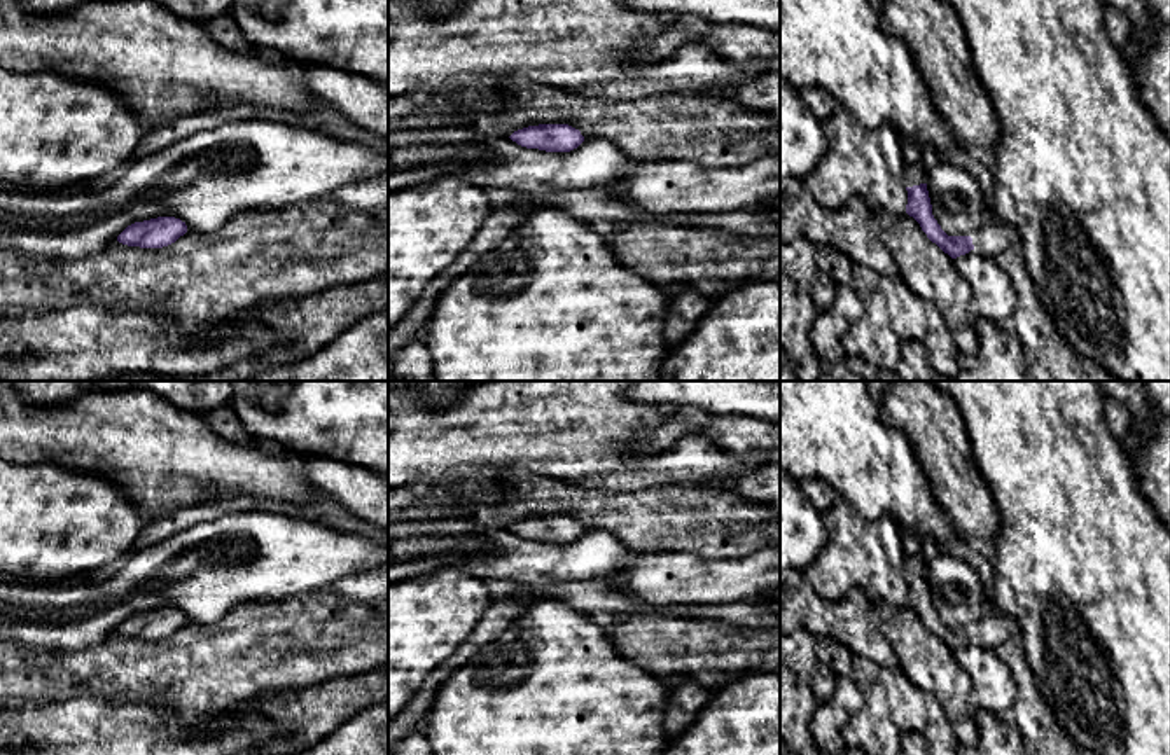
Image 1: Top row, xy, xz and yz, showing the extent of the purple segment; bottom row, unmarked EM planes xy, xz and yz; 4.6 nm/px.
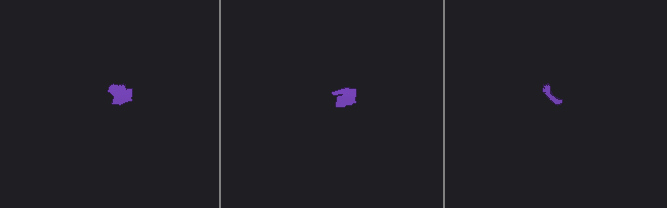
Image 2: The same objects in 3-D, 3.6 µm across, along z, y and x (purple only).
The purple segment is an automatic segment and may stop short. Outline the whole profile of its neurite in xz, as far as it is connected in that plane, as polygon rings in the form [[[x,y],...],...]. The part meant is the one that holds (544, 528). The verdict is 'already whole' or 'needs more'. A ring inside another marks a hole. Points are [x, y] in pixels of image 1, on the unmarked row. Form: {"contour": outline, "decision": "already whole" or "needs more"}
{"contour": [[[568,516],[528,517],[514,523],[509,530],[521,538],[546,544],[570,544],[584,533],[581,523]]], "decision": "already whole"}

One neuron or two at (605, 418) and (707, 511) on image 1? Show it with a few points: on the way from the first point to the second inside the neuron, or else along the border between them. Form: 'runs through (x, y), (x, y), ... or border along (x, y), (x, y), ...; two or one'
border along (710, 484), (679, 486); two

